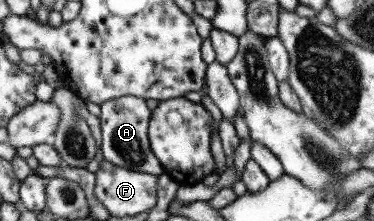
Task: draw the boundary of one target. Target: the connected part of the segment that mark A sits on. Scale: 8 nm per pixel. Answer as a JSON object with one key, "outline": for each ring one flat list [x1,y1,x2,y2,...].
{"outline":[[124,96,104,101,100,105,99,123,101,133,102,159,133,171,150,173,158,176,162,173,161,163,151,153,147,128,151,110,148,109,145,100,134,97]]}

